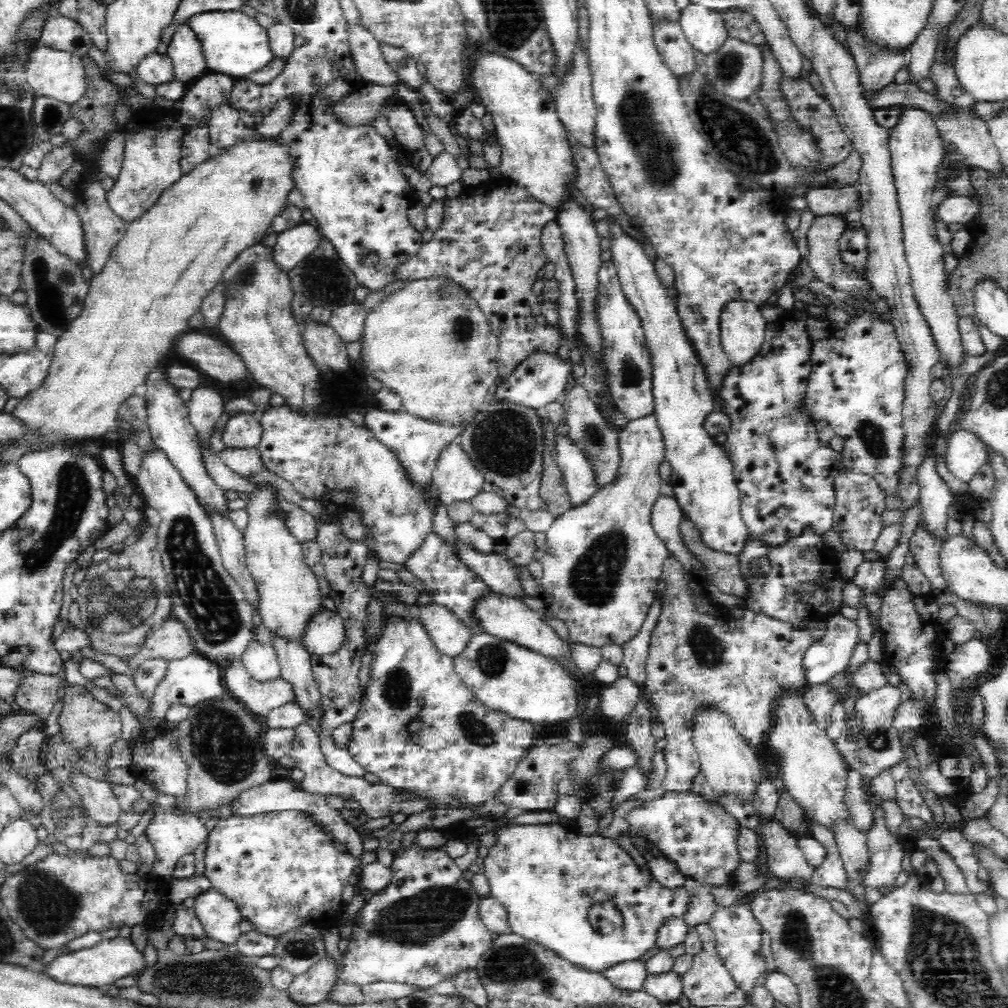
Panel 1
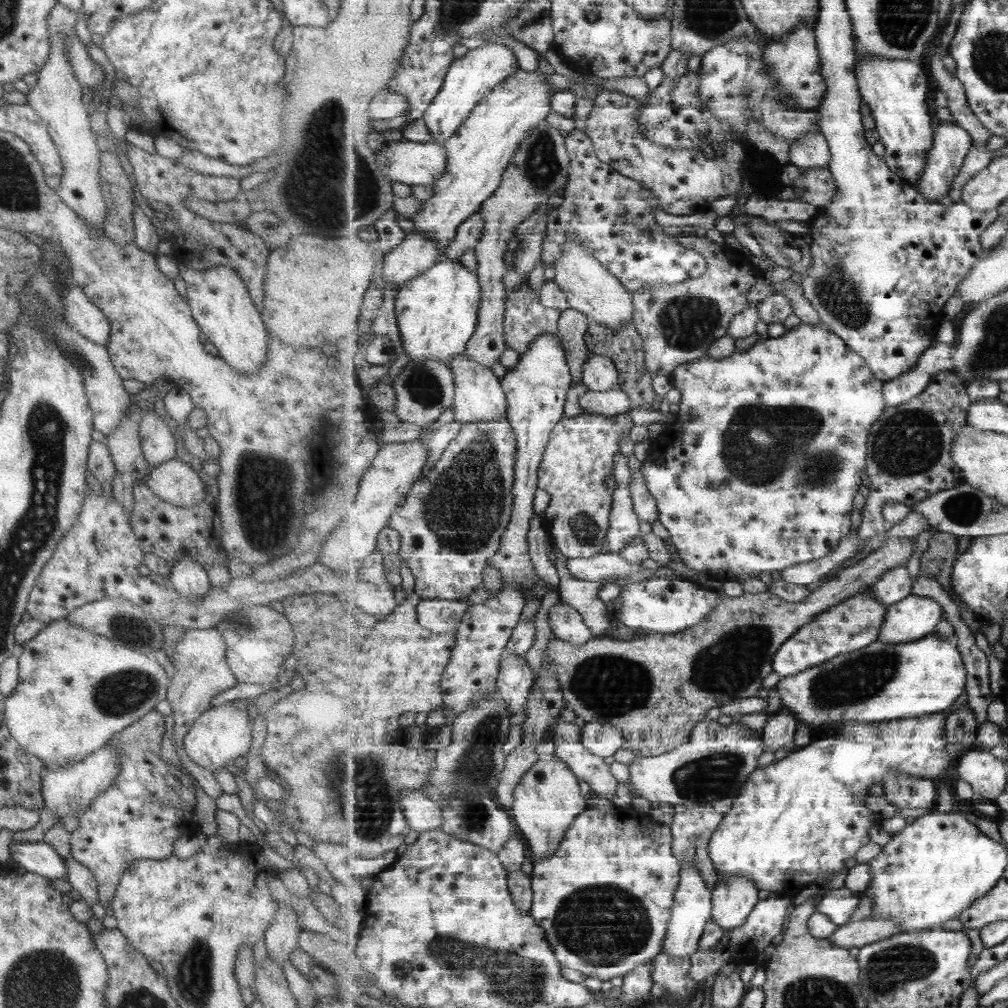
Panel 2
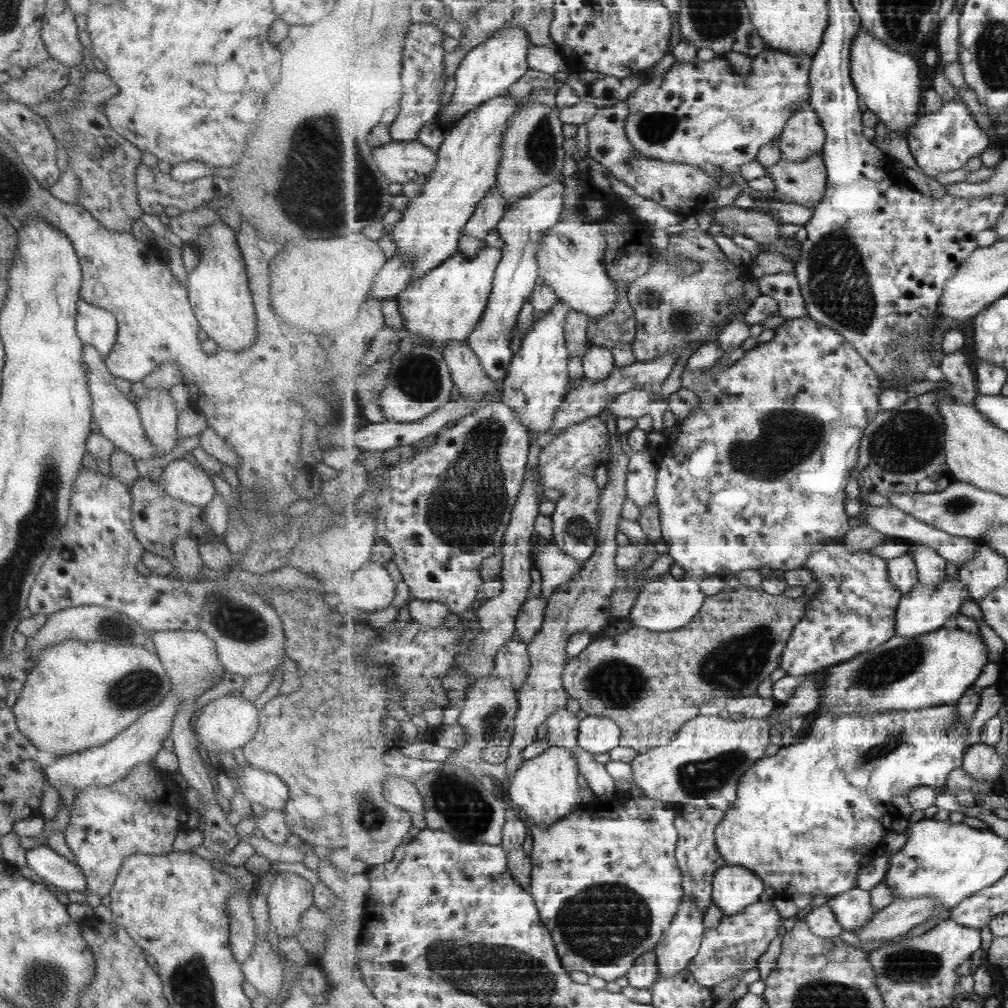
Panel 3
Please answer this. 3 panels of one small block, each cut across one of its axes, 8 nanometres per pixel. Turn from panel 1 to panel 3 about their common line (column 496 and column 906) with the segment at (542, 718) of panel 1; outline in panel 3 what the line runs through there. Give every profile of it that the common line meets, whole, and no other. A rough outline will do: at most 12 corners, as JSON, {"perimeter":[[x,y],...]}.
{"perimeter":[[945,626],[821,672],[818,711],[956,706],[990,662]]}

